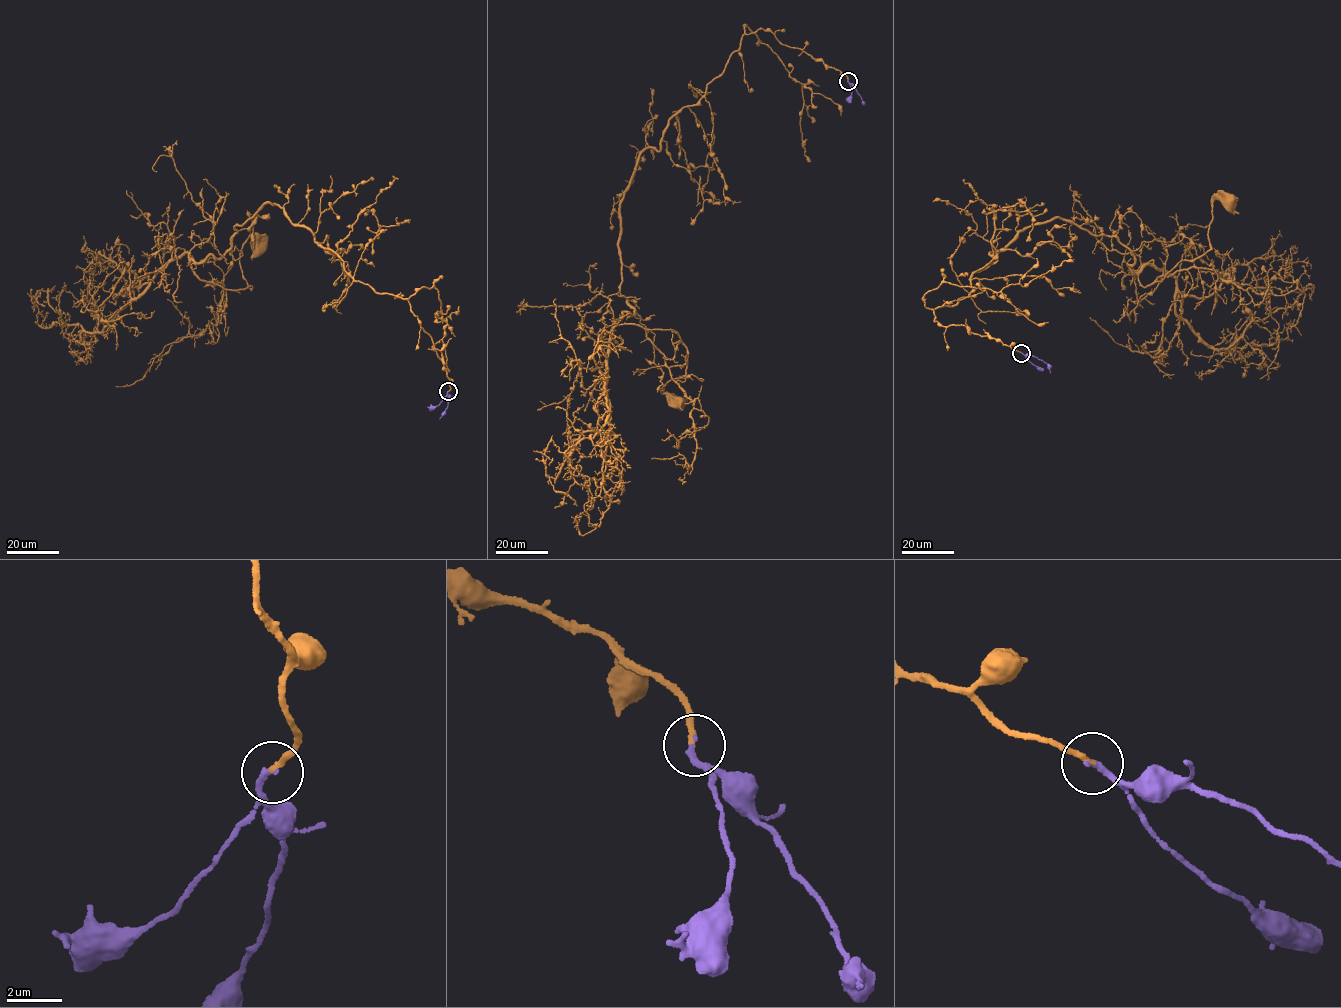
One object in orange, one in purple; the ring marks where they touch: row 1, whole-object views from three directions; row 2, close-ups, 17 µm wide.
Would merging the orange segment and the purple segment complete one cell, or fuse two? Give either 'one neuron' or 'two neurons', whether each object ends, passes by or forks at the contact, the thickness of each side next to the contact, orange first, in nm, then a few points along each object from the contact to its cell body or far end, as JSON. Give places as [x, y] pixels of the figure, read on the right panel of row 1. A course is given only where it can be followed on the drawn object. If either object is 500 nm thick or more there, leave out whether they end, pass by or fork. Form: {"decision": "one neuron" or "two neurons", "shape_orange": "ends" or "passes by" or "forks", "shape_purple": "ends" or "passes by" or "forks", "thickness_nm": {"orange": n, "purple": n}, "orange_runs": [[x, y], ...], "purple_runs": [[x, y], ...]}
{"decision": "one neuron", "shape_orange": "ends", "shape_purple": "ends", "thickness_nm": {"orange": 200, "purple": 240}, "orange_runs": [[1021, 353], [932, 309], [1056, 217], [1118, 238], [1145, 287], [1210, 248], [1214, 200], [1230, 202]], "purple_runs": [[1021, 353], [1043, 360], [1050, 373]]}

